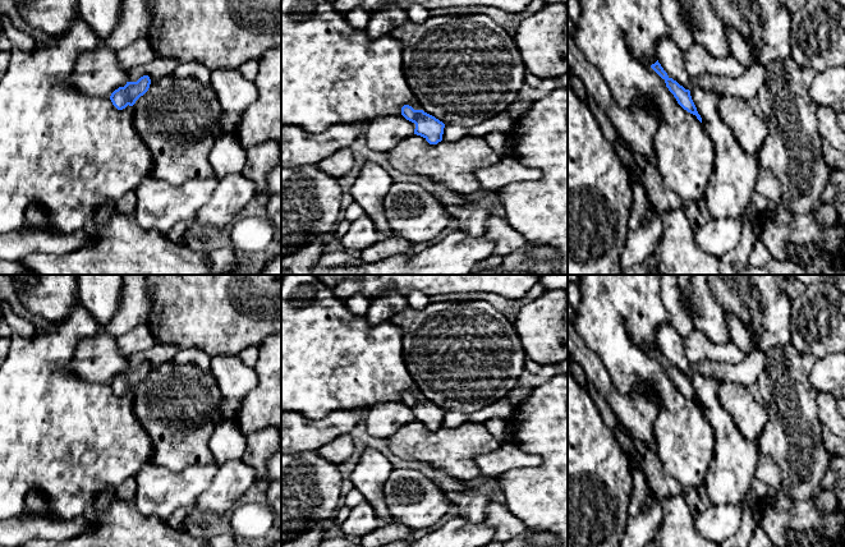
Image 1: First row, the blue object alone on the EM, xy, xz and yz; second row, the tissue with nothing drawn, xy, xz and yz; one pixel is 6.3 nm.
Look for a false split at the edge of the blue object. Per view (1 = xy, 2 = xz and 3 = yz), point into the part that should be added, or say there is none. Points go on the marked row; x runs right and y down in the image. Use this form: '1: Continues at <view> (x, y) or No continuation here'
1: No continuation here
2: No continuation here
3: No continuation here

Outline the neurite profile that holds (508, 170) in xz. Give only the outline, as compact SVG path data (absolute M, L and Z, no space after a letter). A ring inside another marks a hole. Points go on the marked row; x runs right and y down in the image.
M505 156L488 167L478 169L476 178L485 192L500 192L513 183L539 180L542 171L534 167L525 167L513 156Z

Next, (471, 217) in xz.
M486 192L486 194L467 204L446 204L445 210L453 216L455 229L470 236L485 234L486 222L501 206L501 192Z

